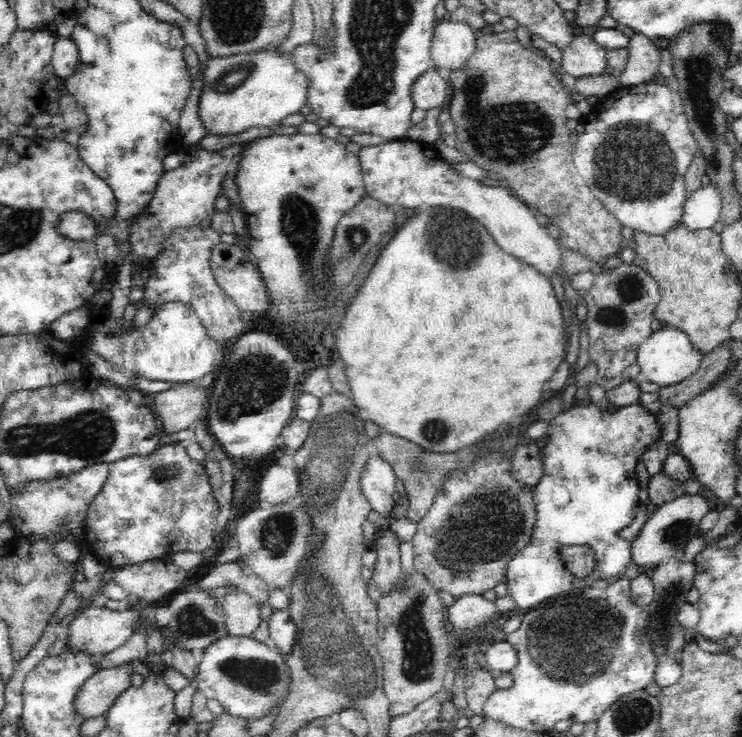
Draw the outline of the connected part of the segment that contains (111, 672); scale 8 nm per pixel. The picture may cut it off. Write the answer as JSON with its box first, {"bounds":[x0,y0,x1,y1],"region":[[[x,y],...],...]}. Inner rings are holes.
{"bounds":[76,661,133,718],"region":[[[128,661],[112,668],[97,670],[77,692],[76,709],[84,713],[86,718],[105,714],[122,692],[132,686],[130,672],[133,671]]]}

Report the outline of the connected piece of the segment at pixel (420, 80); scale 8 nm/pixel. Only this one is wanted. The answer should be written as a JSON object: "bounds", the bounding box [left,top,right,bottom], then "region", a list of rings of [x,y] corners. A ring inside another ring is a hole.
{"bounds":[411,68,450,110],"region":[[[434,68],[426,71],[411,84],[411,97],[415,108],[430,110],[442,105],[446,100],[446,90],[450,88],[449,81],[442,79]]]}

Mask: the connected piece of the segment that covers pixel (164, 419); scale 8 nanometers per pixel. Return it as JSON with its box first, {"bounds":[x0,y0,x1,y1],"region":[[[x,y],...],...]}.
{"bounds":[152,383,210,436],"region":[[[179,383],[178,388],[159,392],[152,400],[154,413],[164,436],[193,427],[206,415],[210,393],[202,387],[191,388]]]}

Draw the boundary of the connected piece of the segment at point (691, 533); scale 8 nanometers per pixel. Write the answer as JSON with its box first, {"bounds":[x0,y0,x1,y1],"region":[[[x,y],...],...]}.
{"bounds":[631,496,710,568],"region":[[[680,496],[659,506],[642,526],[638,538],[631,543],[631,560],[640,568],[656,568],[662,560],[674,557],[678,547],[685,546],[692,538],[700,537],[702,530],[699,522],[710,510],[708,500],[704,496]]]}

